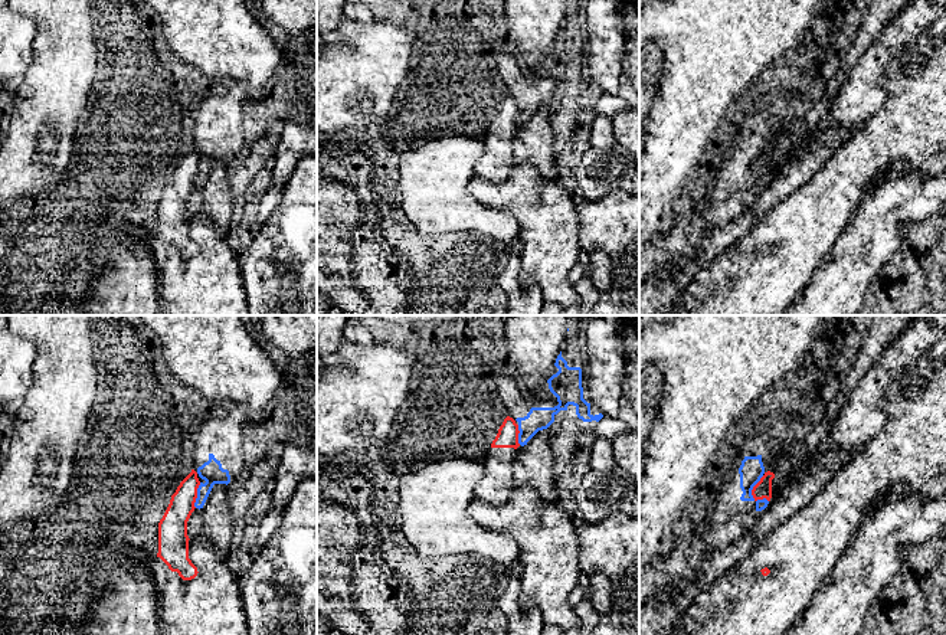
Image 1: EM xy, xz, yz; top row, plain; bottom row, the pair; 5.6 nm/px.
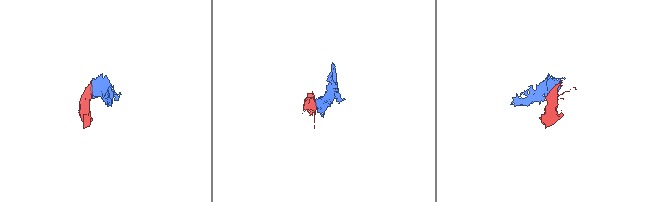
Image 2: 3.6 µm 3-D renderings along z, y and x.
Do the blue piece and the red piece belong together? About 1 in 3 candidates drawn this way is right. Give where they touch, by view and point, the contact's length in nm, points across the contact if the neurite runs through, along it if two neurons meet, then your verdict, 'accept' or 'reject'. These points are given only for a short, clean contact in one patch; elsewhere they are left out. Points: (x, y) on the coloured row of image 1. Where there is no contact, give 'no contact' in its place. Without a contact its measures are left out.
contact yz (752, 488); length 160 nm; border yz (763, 475), (752, 490), (752, 497), (756, 501); reject

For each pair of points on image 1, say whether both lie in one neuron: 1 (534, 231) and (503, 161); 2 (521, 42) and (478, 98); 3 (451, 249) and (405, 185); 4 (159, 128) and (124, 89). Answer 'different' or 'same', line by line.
1: different
2: different
3: different
4: same

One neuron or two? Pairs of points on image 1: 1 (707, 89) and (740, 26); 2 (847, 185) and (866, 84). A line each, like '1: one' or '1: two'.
1: one
2: two

